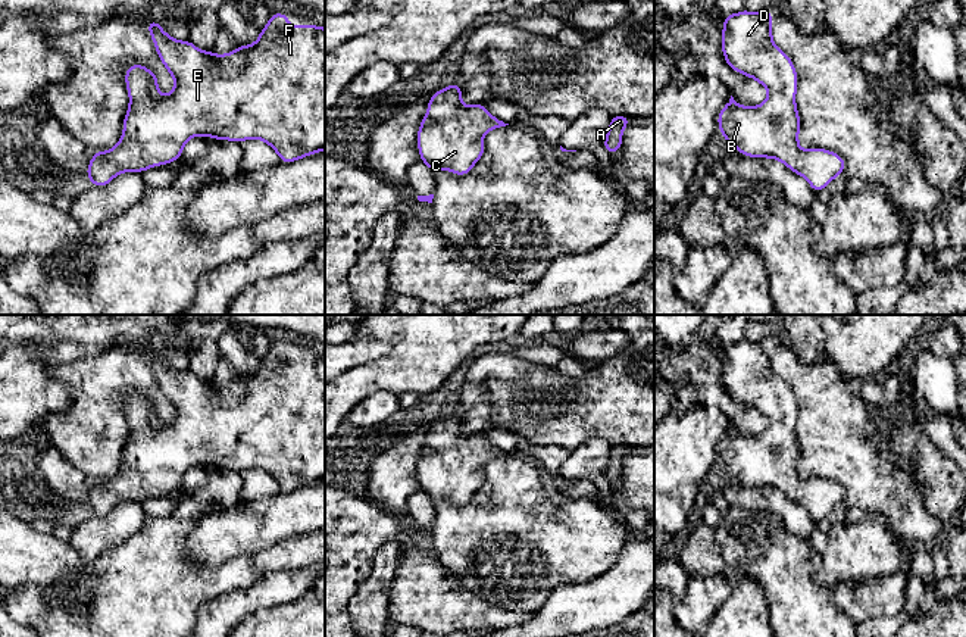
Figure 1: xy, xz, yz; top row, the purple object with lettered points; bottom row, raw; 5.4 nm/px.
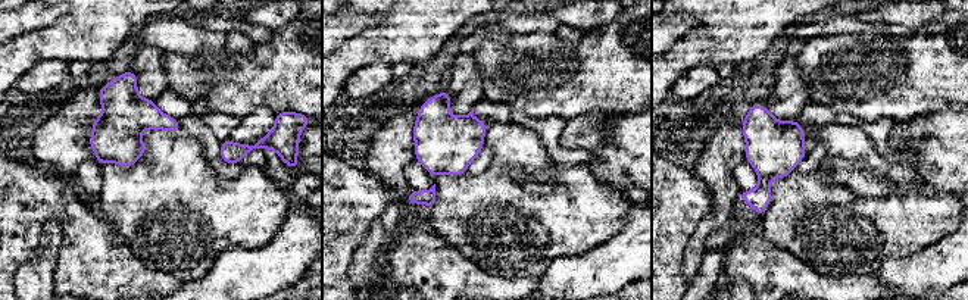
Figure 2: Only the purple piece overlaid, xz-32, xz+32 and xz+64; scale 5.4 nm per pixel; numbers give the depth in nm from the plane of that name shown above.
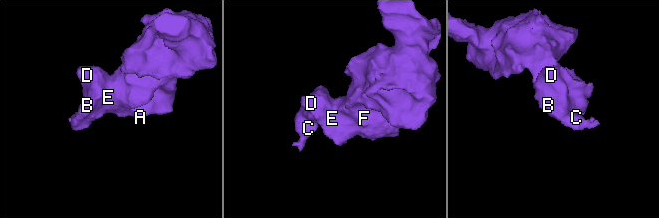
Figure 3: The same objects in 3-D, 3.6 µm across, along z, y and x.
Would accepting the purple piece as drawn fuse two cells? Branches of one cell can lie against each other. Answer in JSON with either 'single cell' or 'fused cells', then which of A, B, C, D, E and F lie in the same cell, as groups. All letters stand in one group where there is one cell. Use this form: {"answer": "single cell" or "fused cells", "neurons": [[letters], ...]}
{"answer": "single cell", "neurons": [["A", "B", "C", "D", "E", "F"]]}

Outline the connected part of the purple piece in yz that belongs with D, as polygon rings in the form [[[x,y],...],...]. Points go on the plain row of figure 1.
[[[772,340],[723,346],[722,381],[731,399],[754,408],[769,424],[760,435],[741,435],[731,425],[719,441],[719,462],[741,484],[772,487],[806,508],[815,522],[841,505],[844,488],[825,478],[798,477],[797,402],[772,369]]]

